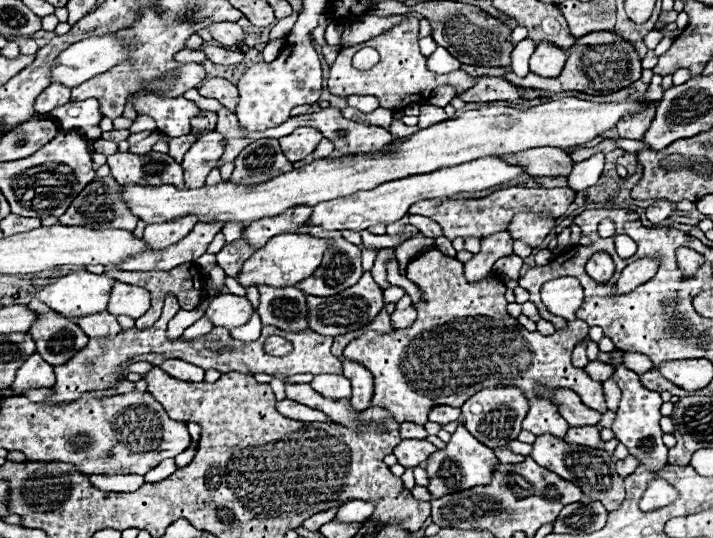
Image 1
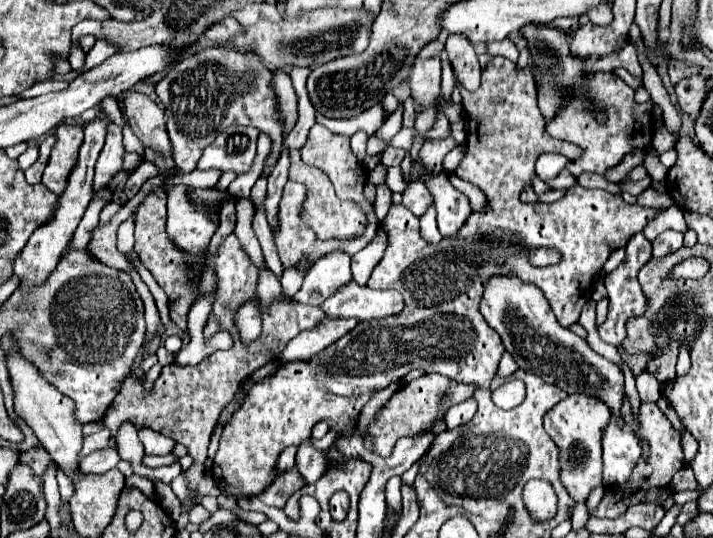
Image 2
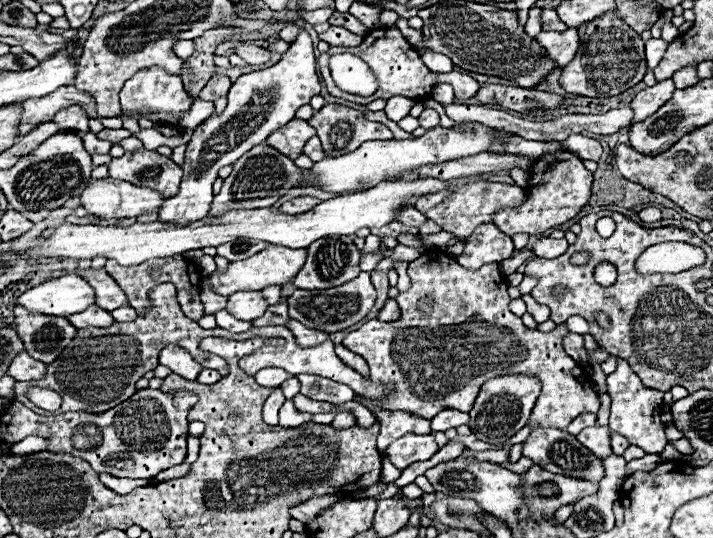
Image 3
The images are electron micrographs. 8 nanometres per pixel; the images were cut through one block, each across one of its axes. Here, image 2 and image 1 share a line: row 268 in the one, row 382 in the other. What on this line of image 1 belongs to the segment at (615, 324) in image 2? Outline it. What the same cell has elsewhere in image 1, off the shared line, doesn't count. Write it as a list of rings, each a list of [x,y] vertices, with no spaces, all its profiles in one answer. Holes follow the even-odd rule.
[[[620,366],[614,374],[612,374],[614,382],[620,386],[622,396],[620,396],[620,404],[616,410],[616,418],[612,422],[612,430],[616,434],[616,438],[630,450],[632,456],[636,456],[640,460],[640,464],[648,466],[652,472],[658,472],[662,466],[668,464],[668,448],[662,442],[662,430],[660,430],[660,406],[662,406],[662,398],[658,392],[646,390],[640,382],[638,382],[638,374]]]

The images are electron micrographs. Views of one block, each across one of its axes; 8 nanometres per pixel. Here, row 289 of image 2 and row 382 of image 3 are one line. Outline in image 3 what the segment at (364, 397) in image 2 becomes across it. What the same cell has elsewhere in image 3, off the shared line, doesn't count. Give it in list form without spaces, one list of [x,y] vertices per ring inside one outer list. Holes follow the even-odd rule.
[[[426,252],[408,266],[408,276],[412,278],[412,288],[408,292],[402,292],[396,302],[402,308],[402,318],[398,322],[380,322],[370,320],[362,328],[350,332],[342,344],[360,354],[368,366],[370,366],[370,380],[372,382],[394,382],[392,399],[374,400],[364,398],[371,404],[371,410],[386,409],[404,411],[432,420],[440,410],[454,408],[460,412],[470,412],[480,386],[496,376],[506,374],[524,374],[524,376],[536,376],[542,384],[542,392],[536,400],[536,412],[532,412],[532,420],[528,426],[532,430],[536,428],[560,428],[566,430],[566,426],[582,412],[598,412],[600,400],[598,392],[592,390],[590,378],[584,374],[584,370],[574,362],[562,348],[562,340],[568,334],[566,324],[558,324],[552,332],[538,332],[530,330],[522,324],[518,316],[514,316],[508,310],[508,284],[504,274],[500,272],[498,264],[486,264],[480,270],[466,270],[454,258],[448,258],[440,252]],[[432,298],[432,312],[422,314],[418,306],[420,300]]]

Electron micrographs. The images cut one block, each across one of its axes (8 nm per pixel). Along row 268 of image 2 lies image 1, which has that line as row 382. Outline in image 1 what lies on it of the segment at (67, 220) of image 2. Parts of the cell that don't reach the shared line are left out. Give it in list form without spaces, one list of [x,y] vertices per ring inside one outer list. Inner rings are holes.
[[[34,354],[22,364],[22,368],[18,368],[12,388],[14,390],[50,388],[52,384],[54,384],[54,370],[52,370],[52,366],[46,364],[38,354]]]

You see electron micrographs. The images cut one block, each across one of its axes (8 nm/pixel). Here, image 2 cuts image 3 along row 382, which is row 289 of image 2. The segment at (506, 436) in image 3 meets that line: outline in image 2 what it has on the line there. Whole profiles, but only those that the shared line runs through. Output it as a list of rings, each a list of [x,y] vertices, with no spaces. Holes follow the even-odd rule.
[[[494,276],[484,288],[480,312],[488,326],[500,334],[506,350],[516,358],[522,370],[530,370],[568,394],[592,394],[606,402],[612,414],[620,416],[624,394],[624,376],[620,368],[596,354],[586,340],[562,328],[538,286],[526,284],[514,276]]]

